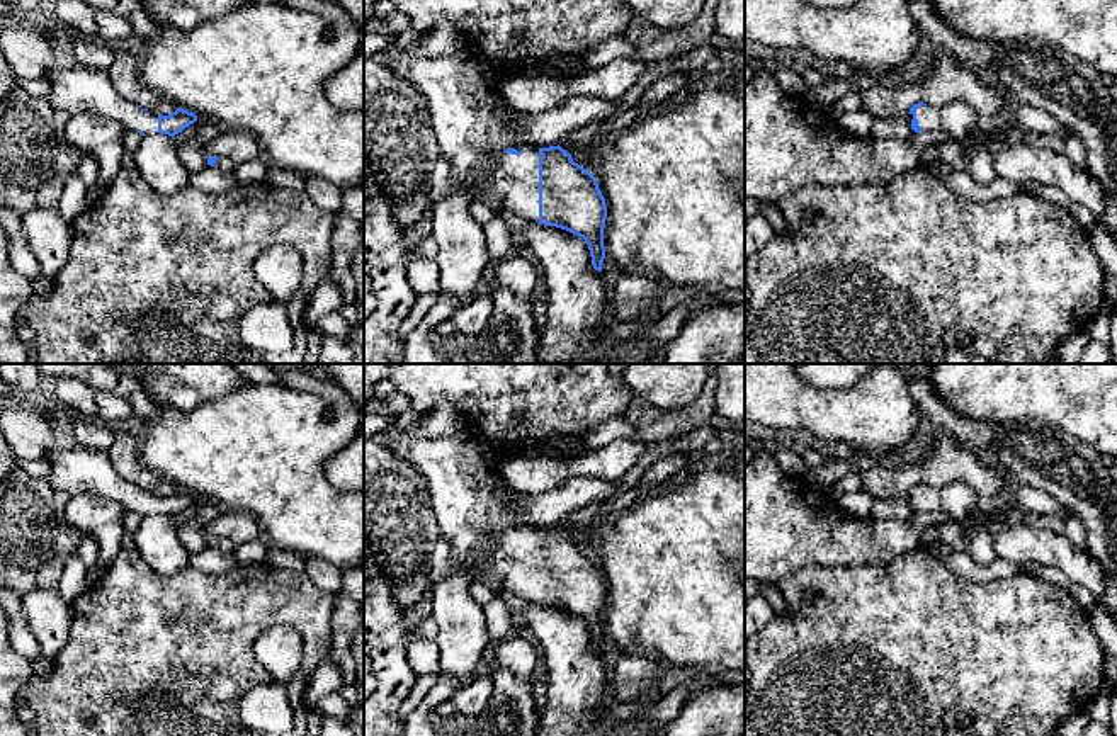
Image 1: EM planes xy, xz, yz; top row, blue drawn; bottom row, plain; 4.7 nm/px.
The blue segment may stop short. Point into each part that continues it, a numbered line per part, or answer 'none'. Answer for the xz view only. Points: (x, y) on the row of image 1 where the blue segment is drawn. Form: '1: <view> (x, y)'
1: xz (512, 179)

